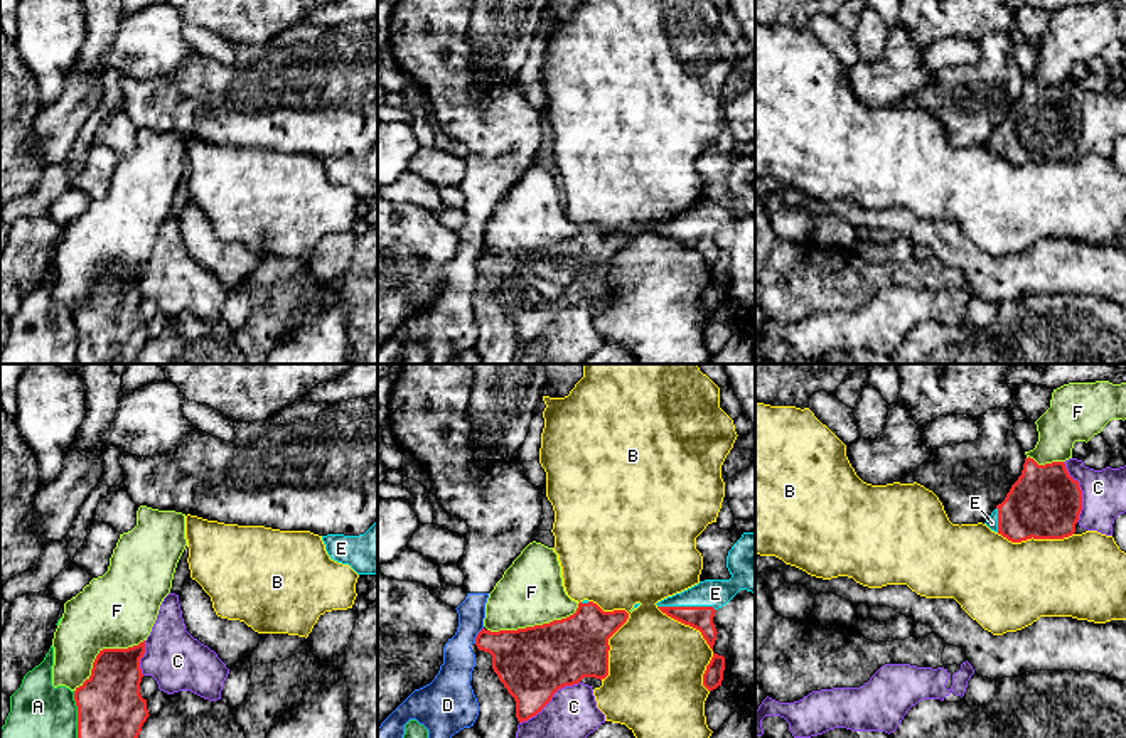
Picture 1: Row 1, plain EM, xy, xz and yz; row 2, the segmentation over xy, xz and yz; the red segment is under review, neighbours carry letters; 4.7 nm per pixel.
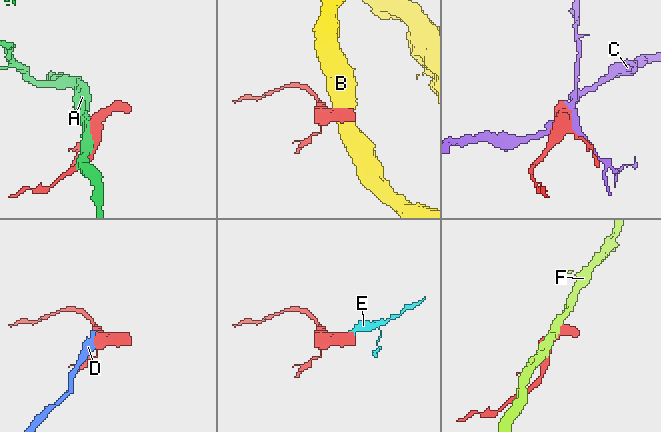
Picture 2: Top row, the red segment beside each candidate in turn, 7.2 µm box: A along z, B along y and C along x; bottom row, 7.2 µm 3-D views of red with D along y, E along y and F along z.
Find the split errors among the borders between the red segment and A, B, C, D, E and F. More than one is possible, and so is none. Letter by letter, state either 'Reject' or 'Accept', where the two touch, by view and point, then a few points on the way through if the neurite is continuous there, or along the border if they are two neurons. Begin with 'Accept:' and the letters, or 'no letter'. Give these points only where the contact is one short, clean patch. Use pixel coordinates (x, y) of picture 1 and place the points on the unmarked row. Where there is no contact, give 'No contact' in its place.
Accept: E
A: Reject. Touches red at xy (78, 339)
B: Reject. Touches red at xz (619, 250)
C: Reject. Touches red at xz (550, 322)
D: Reject. Touches red at xz (477, 258)
E: Accept. Touches red at xz (686, 229)
F: Reject. Touches red at xz (535, 248)

